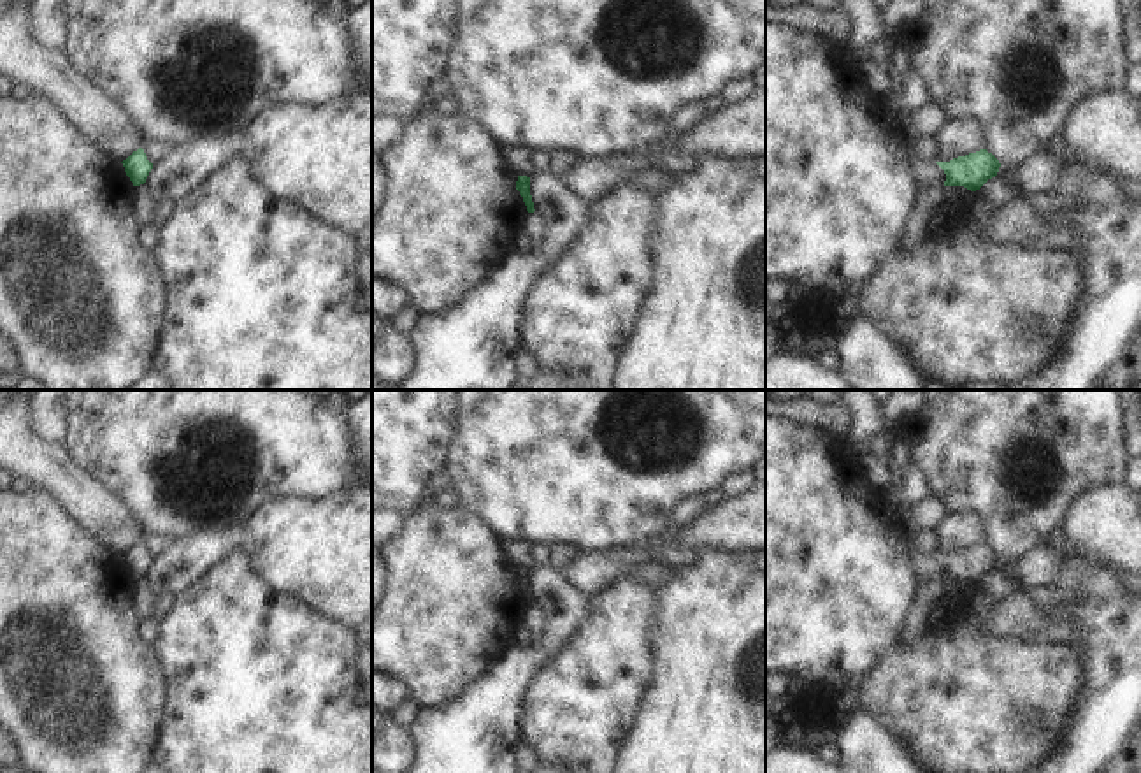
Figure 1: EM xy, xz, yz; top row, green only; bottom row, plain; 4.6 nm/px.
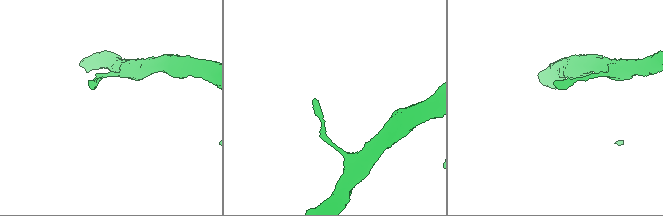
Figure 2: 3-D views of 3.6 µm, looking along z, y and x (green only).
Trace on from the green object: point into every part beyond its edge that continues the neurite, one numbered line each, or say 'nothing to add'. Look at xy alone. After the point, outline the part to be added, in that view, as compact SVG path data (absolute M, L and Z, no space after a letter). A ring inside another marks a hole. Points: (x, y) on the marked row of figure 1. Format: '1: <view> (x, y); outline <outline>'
nothing to add

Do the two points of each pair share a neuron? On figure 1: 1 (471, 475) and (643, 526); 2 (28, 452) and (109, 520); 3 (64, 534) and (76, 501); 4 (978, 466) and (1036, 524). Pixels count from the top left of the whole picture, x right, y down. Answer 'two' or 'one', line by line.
1: one
2: one
3: two
4: one

